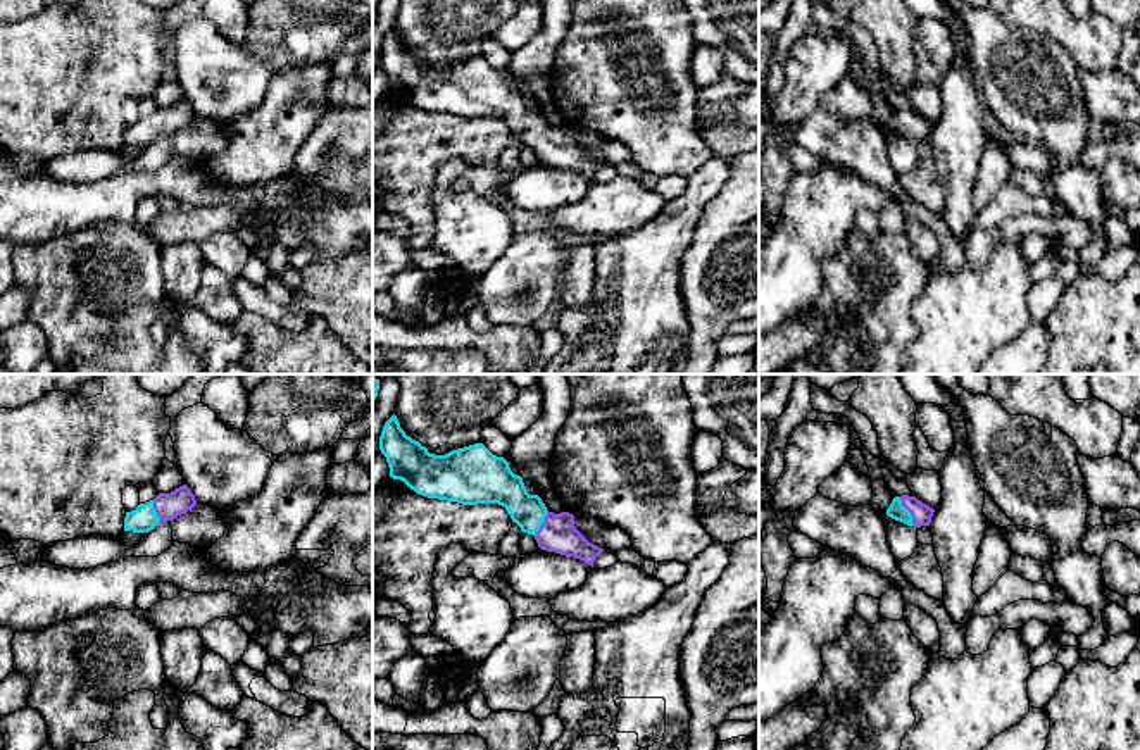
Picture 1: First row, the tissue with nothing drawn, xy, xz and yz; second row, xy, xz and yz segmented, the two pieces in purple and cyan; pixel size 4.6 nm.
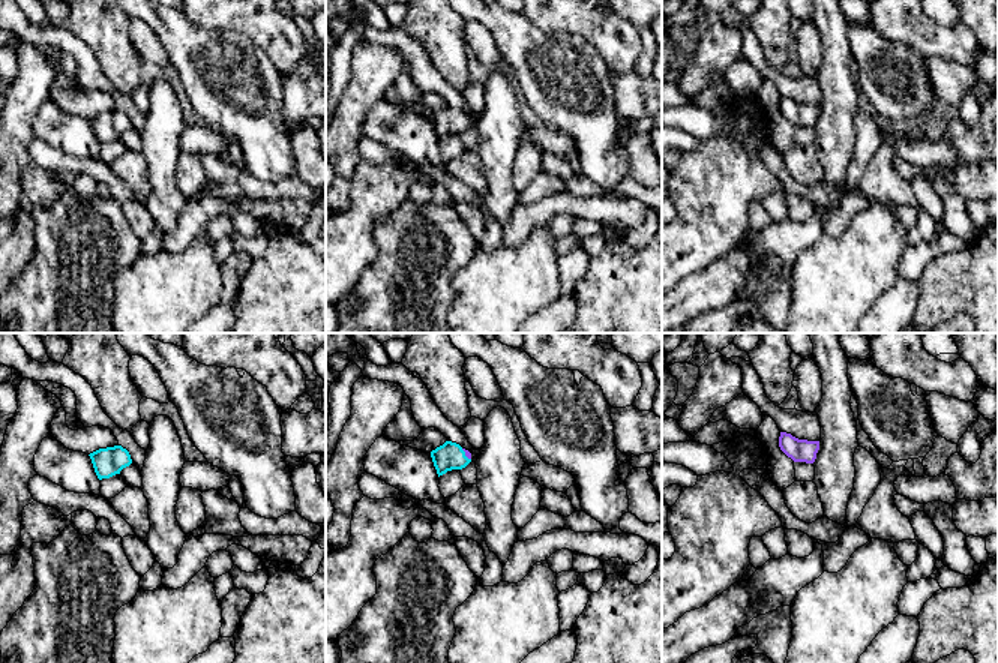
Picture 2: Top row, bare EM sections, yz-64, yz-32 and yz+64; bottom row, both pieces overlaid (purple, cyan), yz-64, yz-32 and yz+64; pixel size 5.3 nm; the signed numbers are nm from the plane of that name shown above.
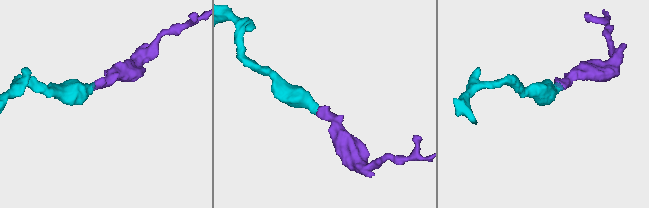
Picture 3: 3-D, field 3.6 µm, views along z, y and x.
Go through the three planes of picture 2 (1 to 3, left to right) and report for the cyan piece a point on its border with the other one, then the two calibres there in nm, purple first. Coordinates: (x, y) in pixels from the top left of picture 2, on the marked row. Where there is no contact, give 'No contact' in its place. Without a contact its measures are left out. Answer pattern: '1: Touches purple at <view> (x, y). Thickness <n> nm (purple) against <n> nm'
1: No contact
2: Touches purple at yz-32 (465, 455). Thickness 30 nm (purple) against 150 nm
3: No contact

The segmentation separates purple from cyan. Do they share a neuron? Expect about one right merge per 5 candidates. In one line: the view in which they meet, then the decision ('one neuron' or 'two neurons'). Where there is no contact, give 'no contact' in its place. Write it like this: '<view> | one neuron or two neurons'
yz | one neuron

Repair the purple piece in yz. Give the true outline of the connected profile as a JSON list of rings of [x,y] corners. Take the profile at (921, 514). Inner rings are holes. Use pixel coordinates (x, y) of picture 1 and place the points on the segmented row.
[[[909,495],[895,497],[886,509],[888,517],[914,528],[930,526],[933,512],[935,509]]]

